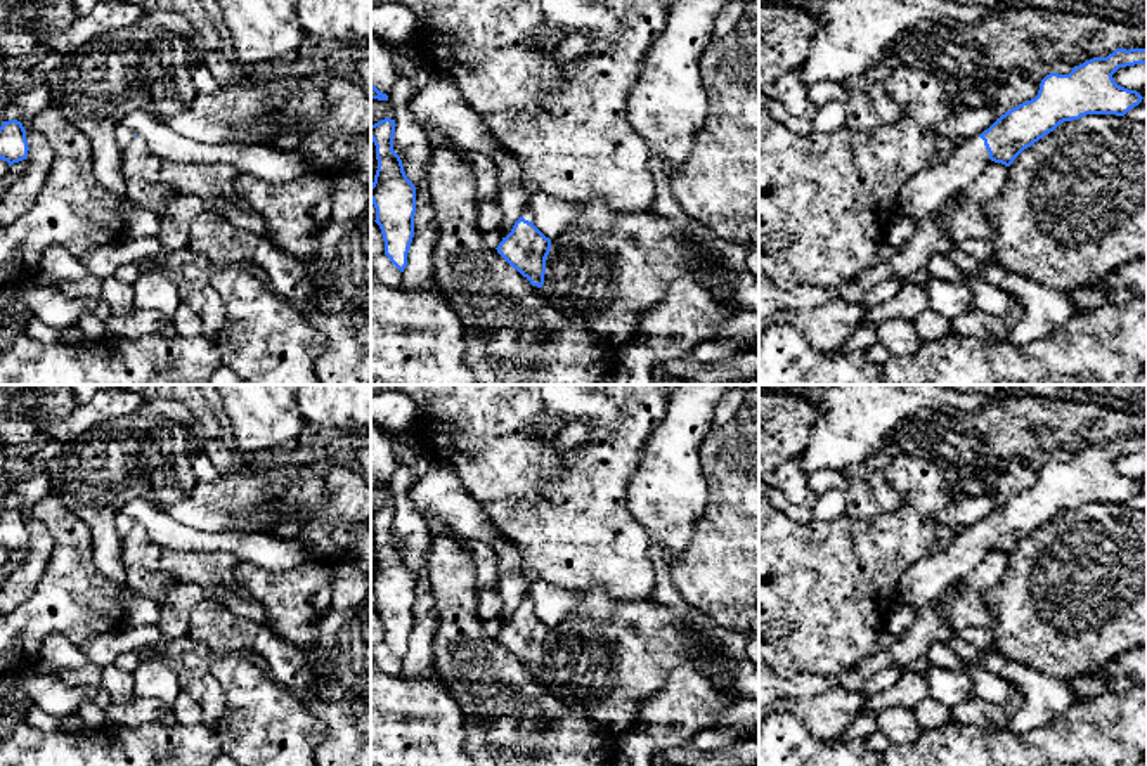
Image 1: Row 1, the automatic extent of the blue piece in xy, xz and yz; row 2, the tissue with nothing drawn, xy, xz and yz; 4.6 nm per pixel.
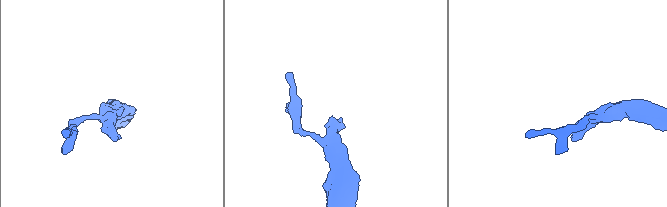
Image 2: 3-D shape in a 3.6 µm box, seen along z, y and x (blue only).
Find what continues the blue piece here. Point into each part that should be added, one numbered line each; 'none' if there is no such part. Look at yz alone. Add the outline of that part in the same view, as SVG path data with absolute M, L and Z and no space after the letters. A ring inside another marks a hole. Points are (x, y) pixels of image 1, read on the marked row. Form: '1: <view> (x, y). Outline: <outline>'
1: yz (933, 188). Outline: M979 135L967 139L944 161L918 172L906 182L899 194L899 215L922 222L963 192L989 163L984 140Z

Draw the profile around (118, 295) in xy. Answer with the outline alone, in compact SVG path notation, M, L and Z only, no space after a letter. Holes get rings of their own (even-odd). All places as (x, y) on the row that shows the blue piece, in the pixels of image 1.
M114 276L102 281L100 296L107 303L111 315L128 314L133 307L133 288Z

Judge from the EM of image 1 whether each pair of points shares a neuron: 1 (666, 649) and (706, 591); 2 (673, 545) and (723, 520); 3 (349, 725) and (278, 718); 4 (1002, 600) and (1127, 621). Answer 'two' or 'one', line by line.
1: two
2: two
3: two
4: one

